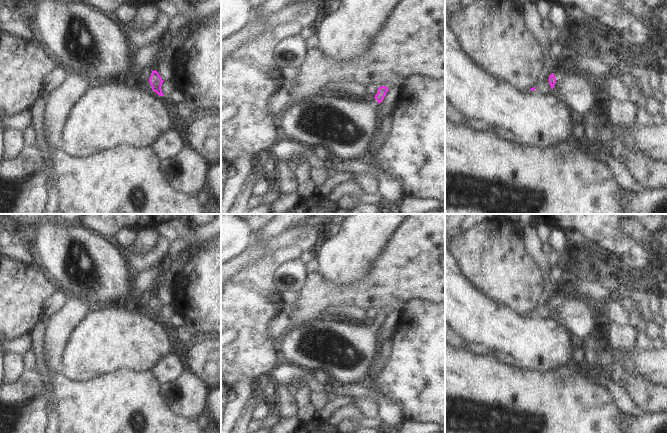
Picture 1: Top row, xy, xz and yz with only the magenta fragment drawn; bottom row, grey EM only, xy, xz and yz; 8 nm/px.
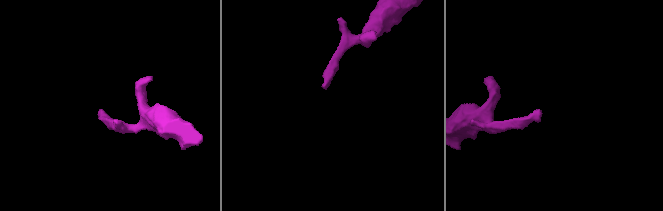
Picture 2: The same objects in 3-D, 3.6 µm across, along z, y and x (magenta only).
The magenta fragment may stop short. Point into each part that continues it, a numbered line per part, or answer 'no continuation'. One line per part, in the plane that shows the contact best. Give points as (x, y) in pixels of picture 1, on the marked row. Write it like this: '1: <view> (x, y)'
1: xy (86, 40)

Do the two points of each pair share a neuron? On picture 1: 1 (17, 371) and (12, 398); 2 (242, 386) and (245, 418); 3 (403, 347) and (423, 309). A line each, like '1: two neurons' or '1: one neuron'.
1: two neurons
2: two neurons
3: one neuron

